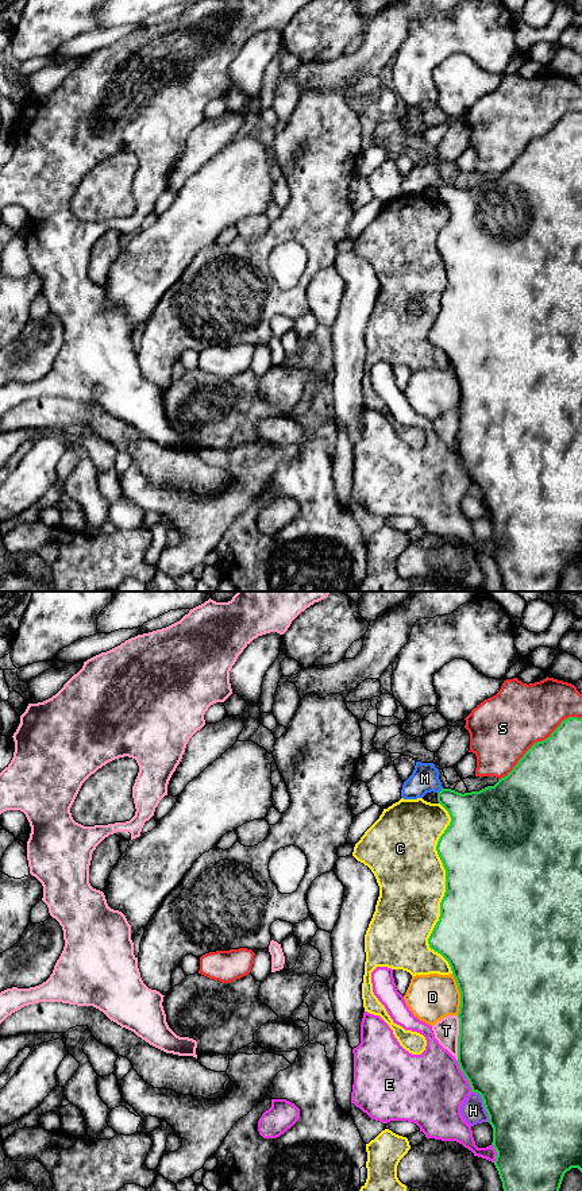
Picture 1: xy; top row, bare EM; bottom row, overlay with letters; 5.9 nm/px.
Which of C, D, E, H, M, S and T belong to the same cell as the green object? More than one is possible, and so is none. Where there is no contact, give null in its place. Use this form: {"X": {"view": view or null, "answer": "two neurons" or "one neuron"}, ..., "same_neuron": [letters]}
{"C": {"view": "xy", "answer": "two neurons"}, "D": {"view": "xy", "answer": "two neurons"}, "E": {"view": "xy", "answer": "two neurons"}, "H": {"view": "xy", "answer": "two neurons"}, "M": {"view": "xy", "answer": "one neuron"}, "S": {"view": "xy", "answer": "two neurons"}, "T": {"view": "xy", "answer": "two neurons"}, "same_neuron": ["M"]}

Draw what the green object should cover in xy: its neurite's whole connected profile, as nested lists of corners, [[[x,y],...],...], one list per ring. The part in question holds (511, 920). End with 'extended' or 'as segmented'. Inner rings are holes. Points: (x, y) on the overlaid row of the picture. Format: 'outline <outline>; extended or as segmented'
outline [[[582,718],[563,720],[550,737],[529,748],[506,776],[479,791],[462,794],[444,789],[433,763],[416,762],[401,797],[417,799],[431,791],[438,794],[438,802],[451,817],[436,845],[446,870],[446,893],[428,944],[448,961],[460,992],[456,1061],[471,1091],[483,1101],[493,1128],[494,1165],[504,1191],[559,1191],[567,1171],[578,1168],[582,1172]]]; extended

